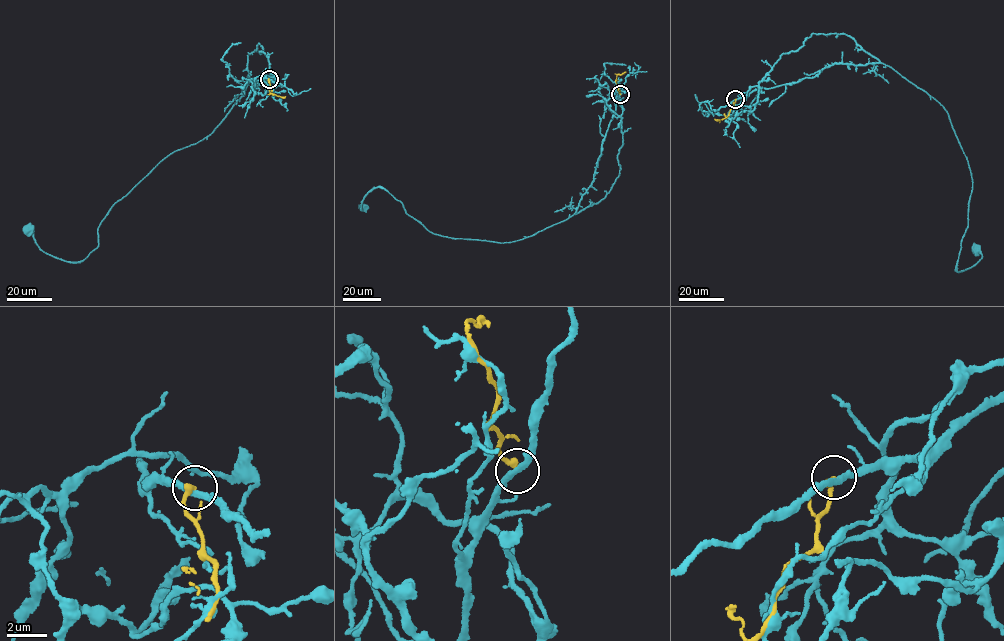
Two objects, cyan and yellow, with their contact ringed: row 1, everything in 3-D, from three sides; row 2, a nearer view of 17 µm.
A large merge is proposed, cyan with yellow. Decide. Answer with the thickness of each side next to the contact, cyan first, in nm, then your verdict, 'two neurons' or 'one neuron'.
280/320 nm | two neurons

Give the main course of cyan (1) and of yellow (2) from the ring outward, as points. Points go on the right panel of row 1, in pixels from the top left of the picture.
1: (736, 99), (811, 78), (835, 63), (891, 68), (949, 117), (972, 179), (957, 272), (981, 258), (975, 251)
2: (735, 99), (727, 117), (714, 119)

